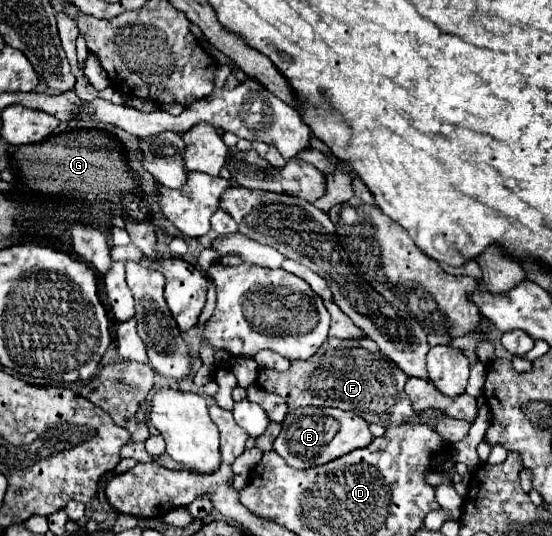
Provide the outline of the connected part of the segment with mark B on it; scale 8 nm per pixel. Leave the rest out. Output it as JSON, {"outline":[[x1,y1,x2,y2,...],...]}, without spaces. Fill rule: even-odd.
{"outline":[[301,407,289,411,281,425,283,429,273,441,273,451,281,455,295,469,325,465,337,457,343,457,345,453,363,449,373,441,367,421,361,419,359,415,353,415,353,411,341,411,341,409,319,411,317,407]]}

